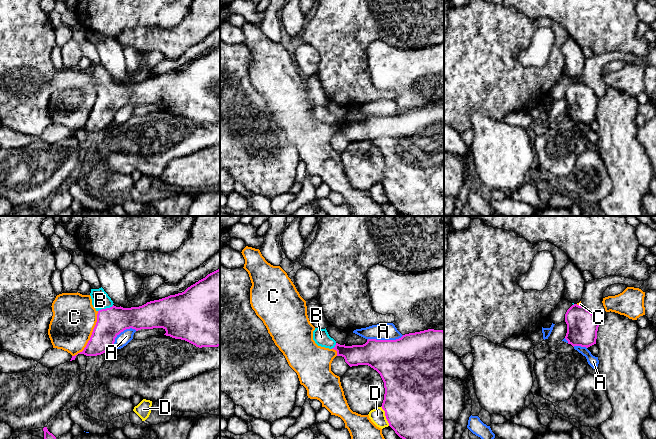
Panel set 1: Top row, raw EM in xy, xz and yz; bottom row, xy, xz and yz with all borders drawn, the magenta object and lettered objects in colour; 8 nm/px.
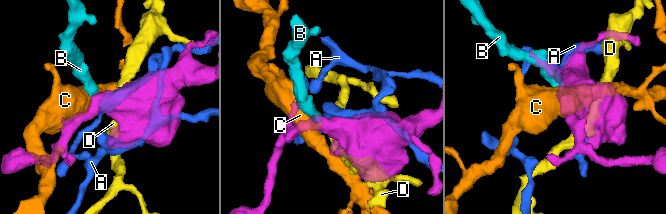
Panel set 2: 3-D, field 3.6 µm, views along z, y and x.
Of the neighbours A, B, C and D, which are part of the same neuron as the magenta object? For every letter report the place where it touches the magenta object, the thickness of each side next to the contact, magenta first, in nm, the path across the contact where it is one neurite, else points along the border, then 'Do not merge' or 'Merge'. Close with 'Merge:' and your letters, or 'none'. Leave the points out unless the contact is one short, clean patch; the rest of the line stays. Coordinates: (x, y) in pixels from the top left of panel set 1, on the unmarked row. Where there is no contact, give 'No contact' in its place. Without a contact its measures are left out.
A: Touches magenta at xz (385, 116). Thickness 440 nm (magenta) against 140 nm. Do not merge
B: Touches magenta at xy (106, 84). Thickness 220 nm (magenta) against 140 nm. Path across: xy (112, 97), (106, 84), (100, 76). Merge
C: Touches magenta at xy (91, 112). Thickness 220 nm (magenta) against 360 nm. Do not merge
D: Touches magenta at xz (385, 191). Thickness 500 nm (magenta) against 120 nm. Do not merge
Merge: B

